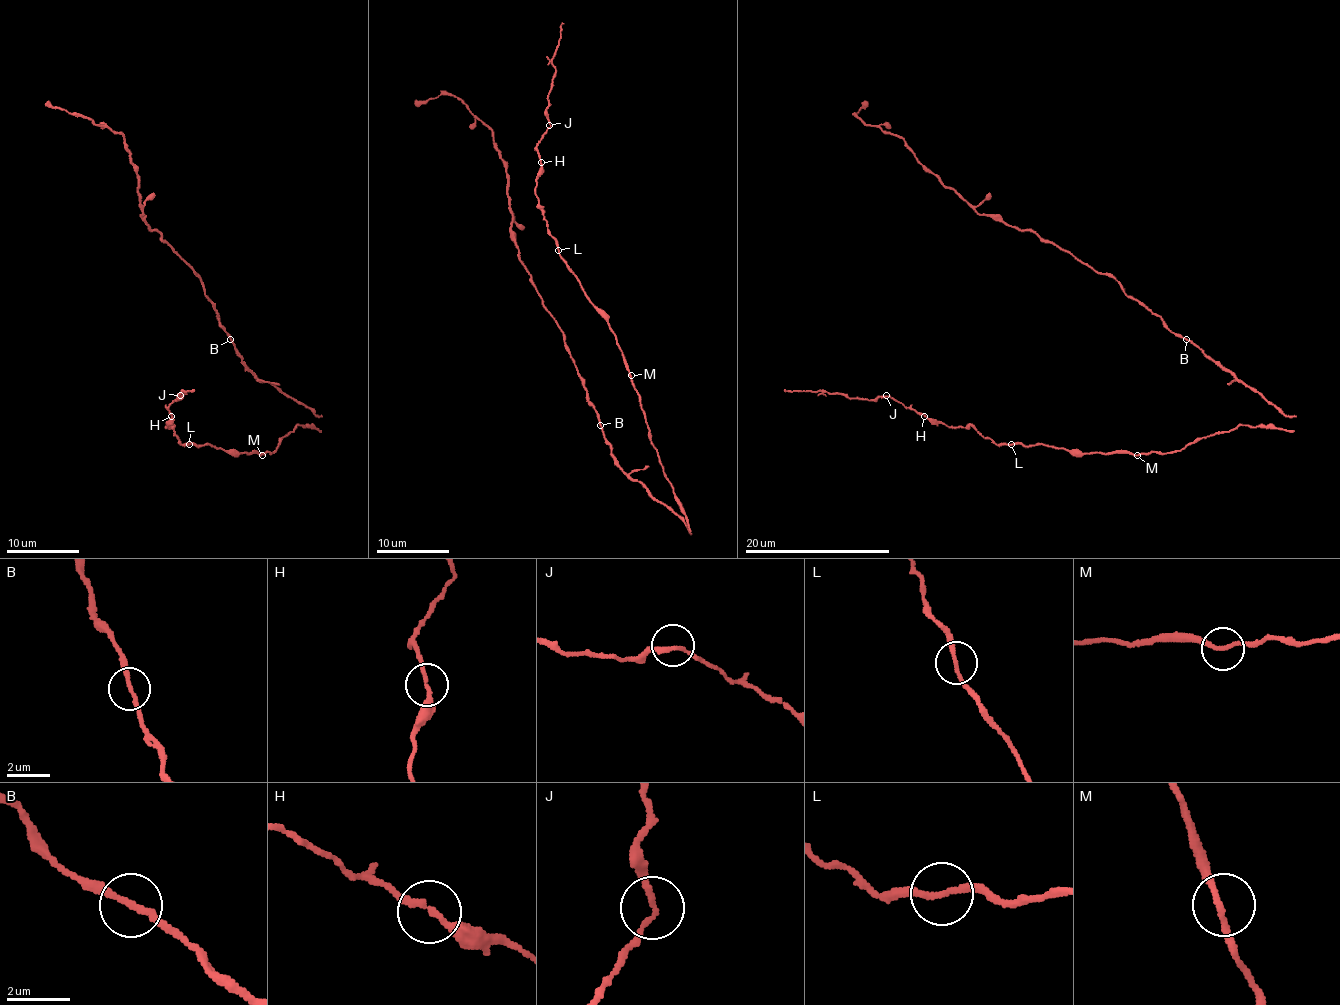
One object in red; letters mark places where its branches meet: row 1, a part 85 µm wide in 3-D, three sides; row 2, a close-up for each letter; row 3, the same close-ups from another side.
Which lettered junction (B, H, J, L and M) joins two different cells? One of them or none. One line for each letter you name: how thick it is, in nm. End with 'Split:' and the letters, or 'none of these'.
Split: none of these

